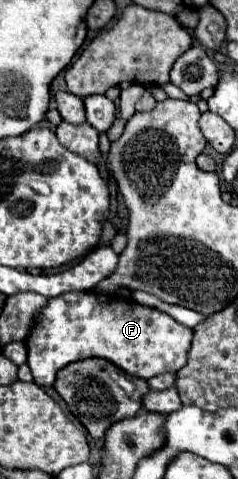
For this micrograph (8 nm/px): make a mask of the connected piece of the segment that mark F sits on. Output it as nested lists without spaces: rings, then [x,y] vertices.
[[[92,289],[92,291],[70,291],[48,299],[48,303],[40,309],[40,313],[36,313],[32,331],[28,333],[26,339],[26,347],[28,347],[28,365],[34,375],[34,381],[40,387],[50,387],[62,367],[88,357],[102,357],[120,367],[122,371],[140,379],[150,379],[160,373],[176,373],[186,365],[190,341],[192,341],[192,329],[174,321],[170,315],[156,311],[152,307],[144,307],[130,297],[122,299],[116,293],[106,295]]]

